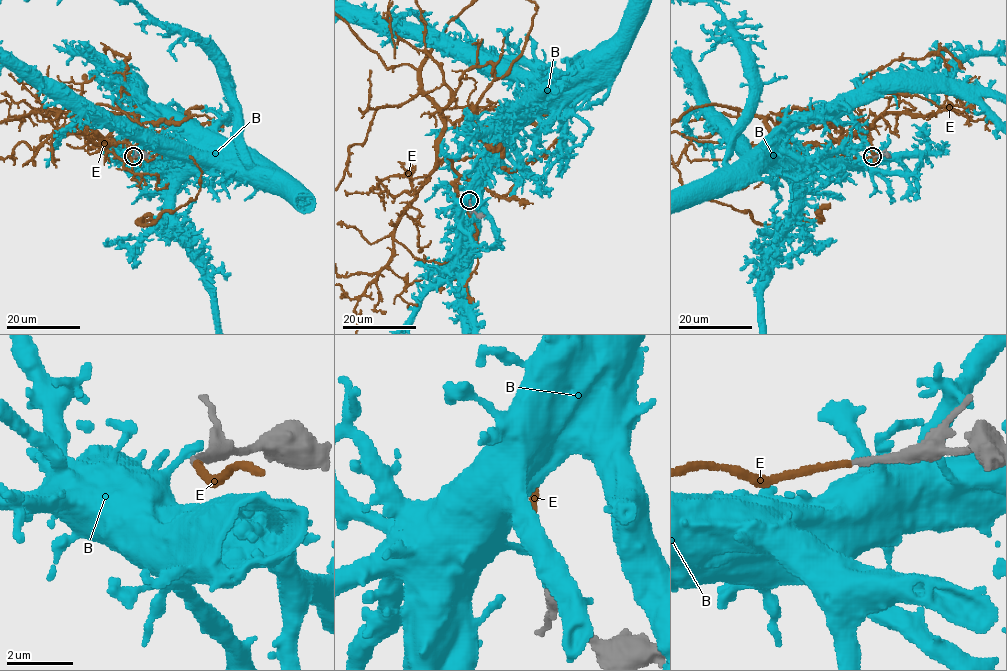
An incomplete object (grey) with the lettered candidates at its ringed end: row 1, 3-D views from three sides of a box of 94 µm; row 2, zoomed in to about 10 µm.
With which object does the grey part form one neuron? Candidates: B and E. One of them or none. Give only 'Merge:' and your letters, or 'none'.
Merge: E

